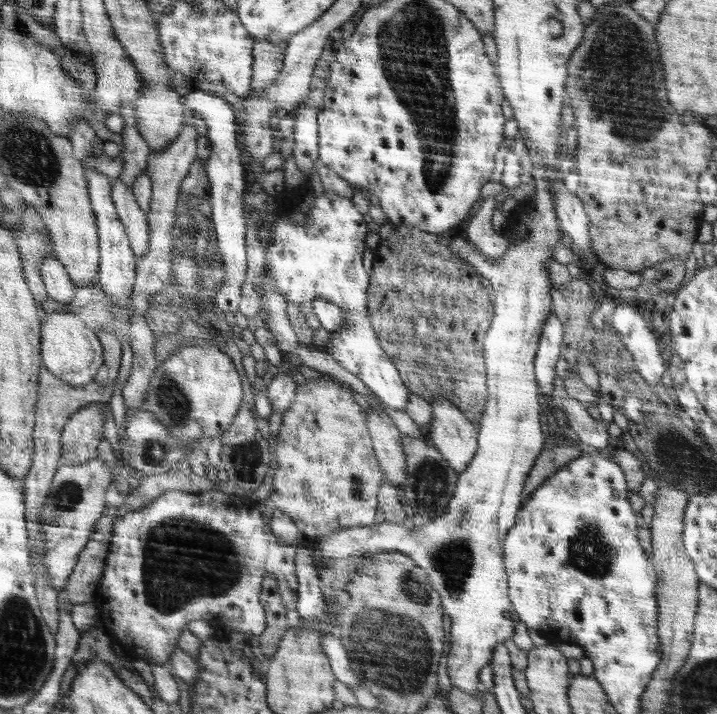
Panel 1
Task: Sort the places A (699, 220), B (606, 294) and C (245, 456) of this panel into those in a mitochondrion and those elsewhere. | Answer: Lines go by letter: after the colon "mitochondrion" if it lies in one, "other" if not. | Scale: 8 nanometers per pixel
A: other
B: other
C: mitochondrion

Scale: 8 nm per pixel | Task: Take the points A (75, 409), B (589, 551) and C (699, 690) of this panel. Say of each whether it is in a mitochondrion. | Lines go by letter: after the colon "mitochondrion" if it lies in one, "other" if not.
A: other
B: mitochondrion
C: mitochondrion

